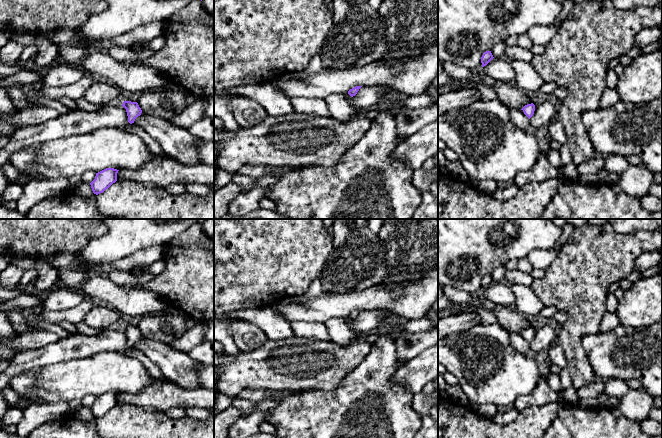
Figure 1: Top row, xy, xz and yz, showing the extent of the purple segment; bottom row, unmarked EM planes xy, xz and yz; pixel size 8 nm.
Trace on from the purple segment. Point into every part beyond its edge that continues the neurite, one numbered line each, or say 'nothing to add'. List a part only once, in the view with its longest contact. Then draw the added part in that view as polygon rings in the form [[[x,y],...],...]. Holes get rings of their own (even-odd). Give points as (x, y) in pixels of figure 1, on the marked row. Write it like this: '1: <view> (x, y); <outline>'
nothing to add

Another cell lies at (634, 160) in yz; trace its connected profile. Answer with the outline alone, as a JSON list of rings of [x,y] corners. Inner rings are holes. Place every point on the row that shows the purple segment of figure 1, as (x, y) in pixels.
[[[630,155],[625,157],[629,165],[642,166],[644,165],[642,159],[637,155]]]

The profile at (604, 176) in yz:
[[[603,168],[599,173],[596,174],[597,182],[605,183],[608,185],[617,185],[619,178],[619,174],[616,174],[612,171],[608,171],[605,168]]]

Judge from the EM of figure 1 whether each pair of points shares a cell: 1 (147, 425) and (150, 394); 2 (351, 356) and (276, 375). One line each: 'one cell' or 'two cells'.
1: two cells
2: one cell

